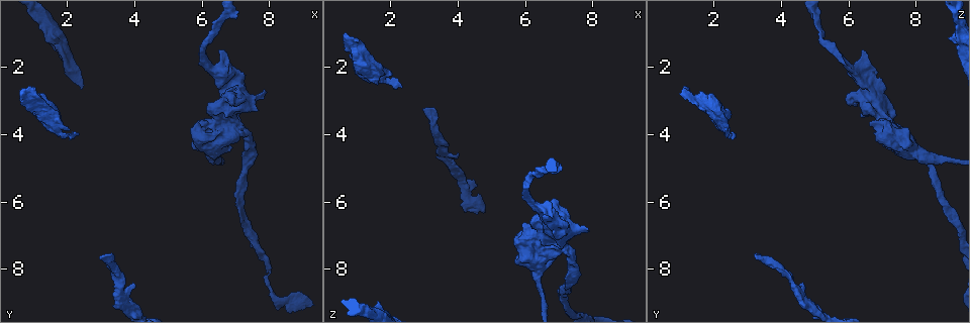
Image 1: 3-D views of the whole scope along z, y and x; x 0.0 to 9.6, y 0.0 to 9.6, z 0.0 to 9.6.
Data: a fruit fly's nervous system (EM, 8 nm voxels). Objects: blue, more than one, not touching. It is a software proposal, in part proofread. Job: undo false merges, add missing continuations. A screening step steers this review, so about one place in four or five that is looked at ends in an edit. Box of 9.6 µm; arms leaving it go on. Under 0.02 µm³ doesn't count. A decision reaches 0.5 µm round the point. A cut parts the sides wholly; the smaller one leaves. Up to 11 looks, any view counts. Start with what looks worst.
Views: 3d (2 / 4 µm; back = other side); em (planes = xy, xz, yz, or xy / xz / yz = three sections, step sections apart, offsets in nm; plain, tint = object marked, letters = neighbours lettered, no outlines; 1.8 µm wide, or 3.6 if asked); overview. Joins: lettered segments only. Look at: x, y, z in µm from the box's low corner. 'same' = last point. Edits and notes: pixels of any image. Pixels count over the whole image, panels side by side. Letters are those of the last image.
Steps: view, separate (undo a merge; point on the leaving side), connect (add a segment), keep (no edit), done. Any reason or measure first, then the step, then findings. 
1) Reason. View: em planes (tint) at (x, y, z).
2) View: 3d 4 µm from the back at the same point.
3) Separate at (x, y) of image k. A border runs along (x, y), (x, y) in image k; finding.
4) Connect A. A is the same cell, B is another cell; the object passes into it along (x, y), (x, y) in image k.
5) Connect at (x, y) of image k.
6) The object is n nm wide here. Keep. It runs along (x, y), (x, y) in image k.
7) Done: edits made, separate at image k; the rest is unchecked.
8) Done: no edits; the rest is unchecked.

An open end. View: em xz step 8 (letters) at (0.65, 2.80, 0.95).

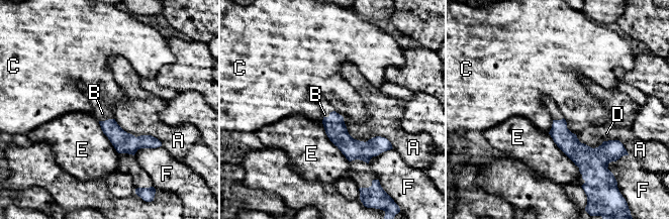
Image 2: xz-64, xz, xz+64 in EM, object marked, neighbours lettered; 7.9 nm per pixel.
View: em planes (letters) at the same point.

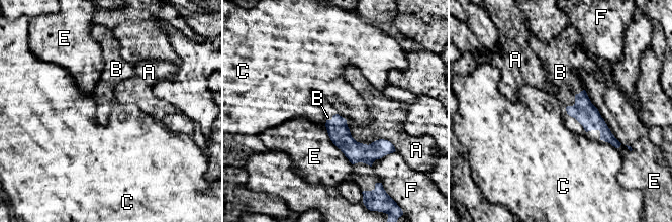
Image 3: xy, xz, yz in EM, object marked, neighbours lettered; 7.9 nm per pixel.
Connect B. B is the same cell, A, C, E and F are other cells; the object passes into it along (583, 110), (575, 99), (560, 72) in image 3; it goes on there.

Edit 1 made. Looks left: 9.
View: overview.

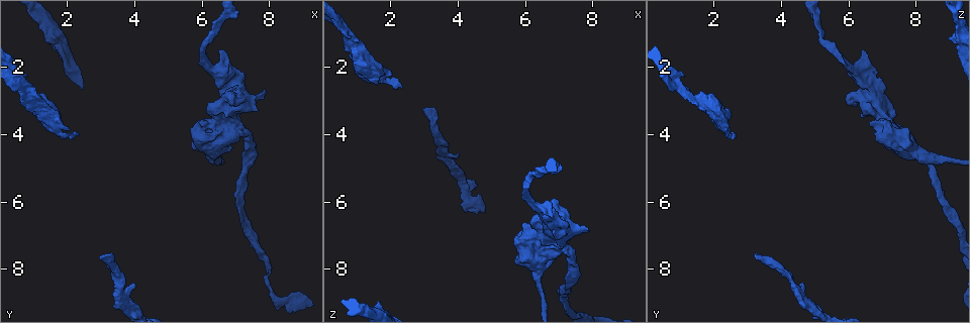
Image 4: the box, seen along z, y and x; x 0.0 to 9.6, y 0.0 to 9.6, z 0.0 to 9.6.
Free end. View: em planes (letters) at (4.00, 8.40, 4.55).

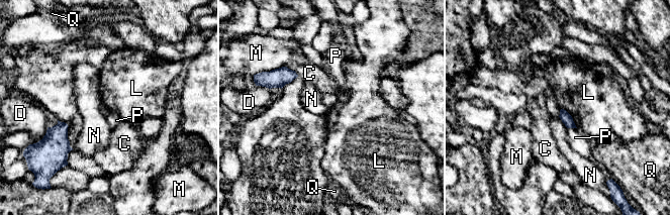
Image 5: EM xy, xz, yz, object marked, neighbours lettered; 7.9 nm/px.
Keep. C, D, L, M, N, P and Q are other cells; a border runs along (561, 108), (571, 116), (577, 127) in image 5; no lettered segment goes on from it.

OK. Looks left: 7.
Sudden change in width. View: em 3.6 µm xz step 16 (letters) at (1.55, 3.70, 2.20).

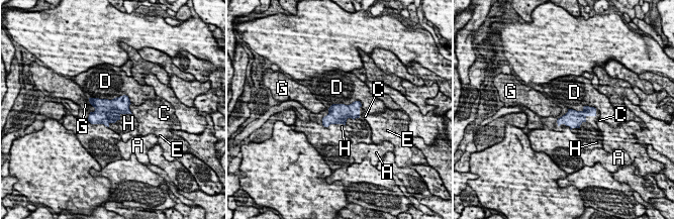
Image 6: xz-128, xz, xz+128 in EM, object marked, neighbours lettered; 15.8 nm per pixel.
Connect H. H is the same cell, A, C, D, E and G are other cells; the object passes into it along (573, 118), (580, 124), (591, 132) in image 6; the neuron continues.

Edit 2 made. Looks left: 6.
View: overview.

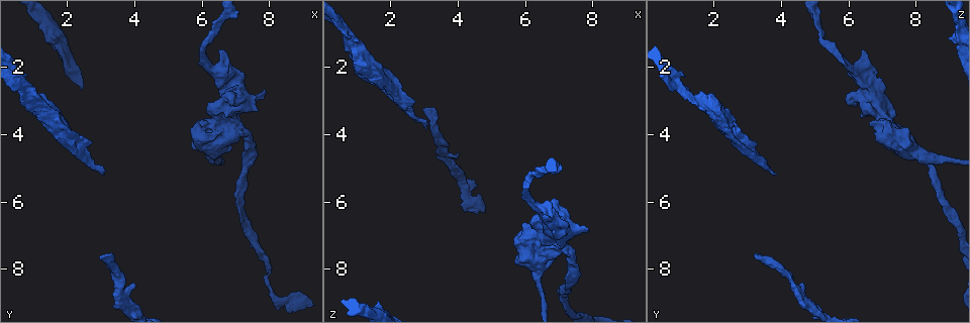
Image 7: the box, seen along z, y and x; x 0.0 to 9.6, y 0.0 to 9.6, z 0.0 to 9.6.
Branch stops here. View: 3d 2 µm at (6.50, 1.45, 6.35).

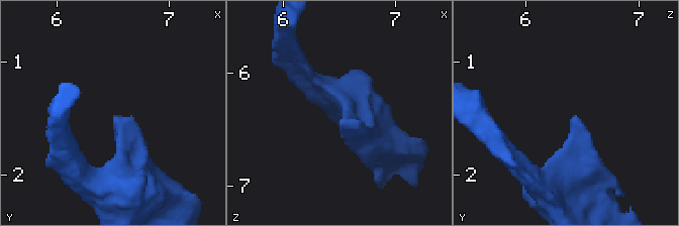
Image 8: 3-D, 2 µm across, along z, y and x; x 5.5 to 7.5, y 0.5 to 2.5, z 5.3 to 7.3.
View: em planes (plain) at (6.50, 1.52, 6.42).

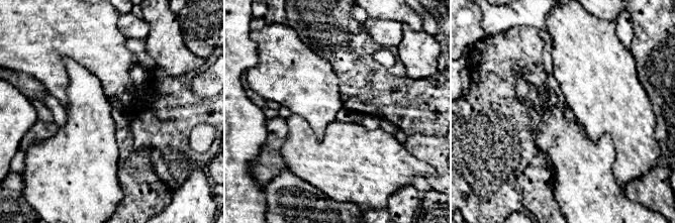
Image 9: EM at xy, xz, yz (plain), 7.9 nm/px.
See the neighbours. View: em planes (letters) at the same point.

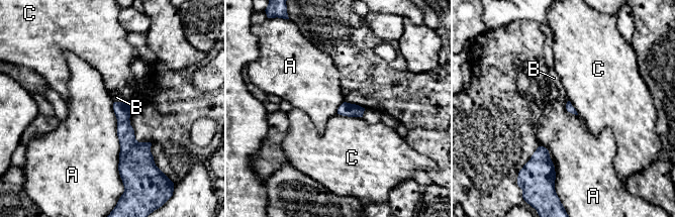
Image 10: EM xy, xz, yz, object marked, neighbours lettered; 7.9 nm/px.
The longest contact is with A, 600 nm. Keep. A, B and C are other cells; a border runs along (113, 102), (120, 176) in image 10; none of them fits.

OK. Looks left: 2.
Done: edits made, connect at image 3, connect at image 6; the rest is unchecked.

